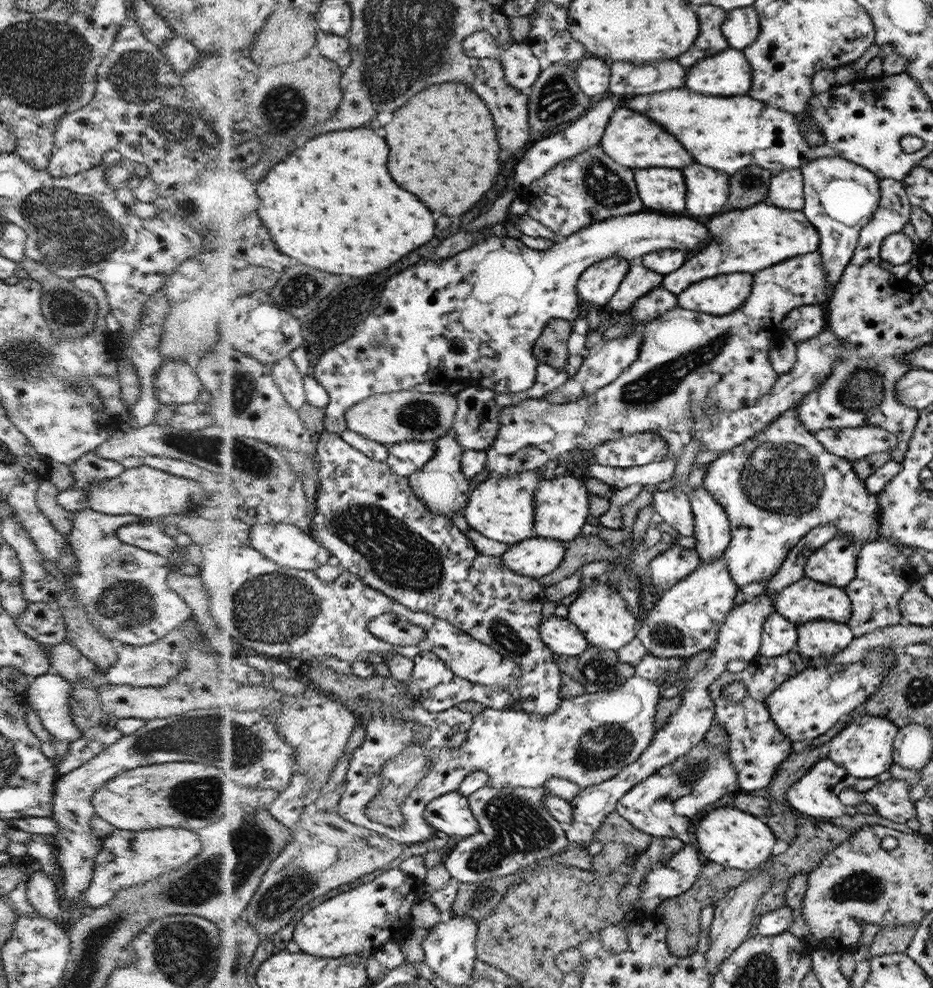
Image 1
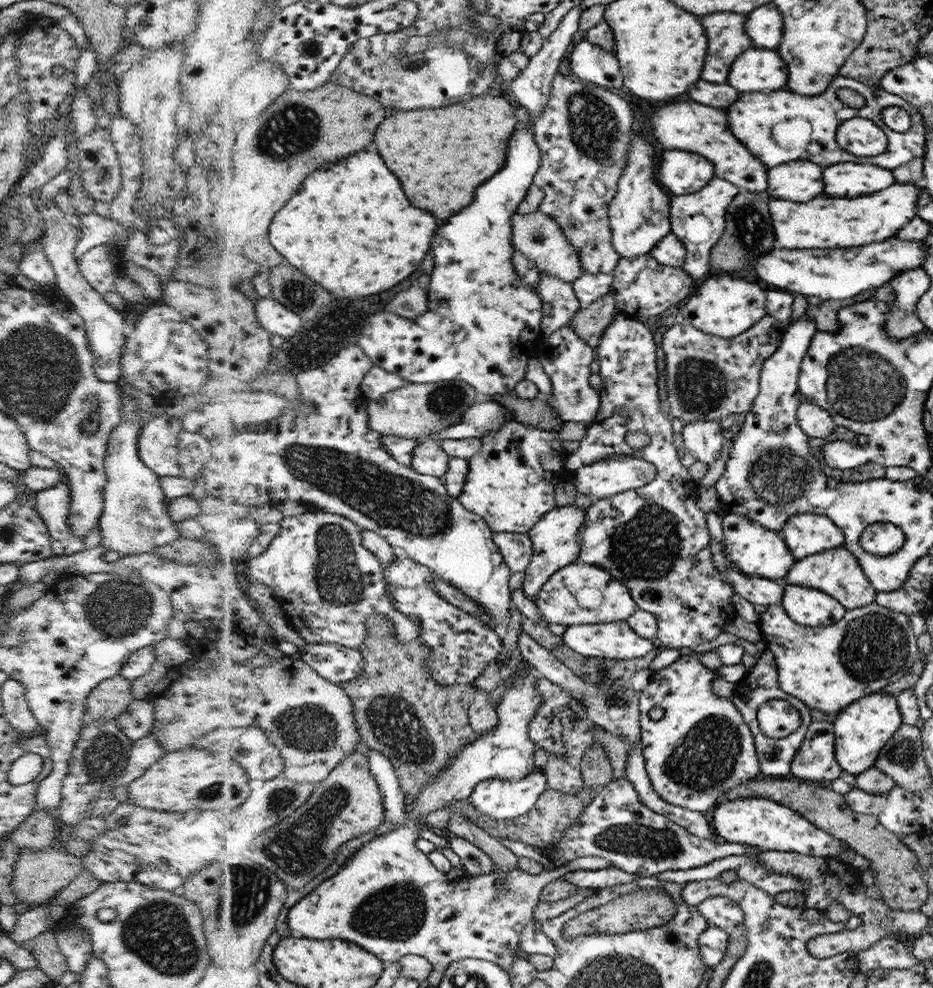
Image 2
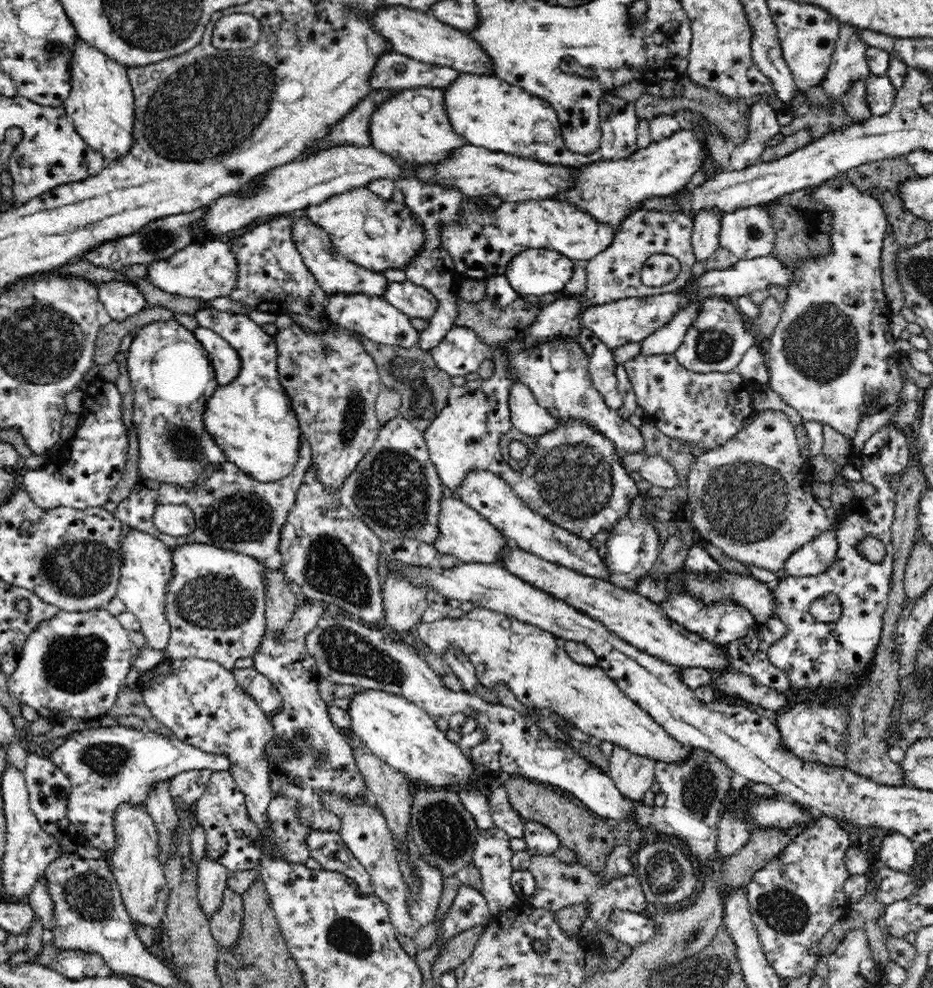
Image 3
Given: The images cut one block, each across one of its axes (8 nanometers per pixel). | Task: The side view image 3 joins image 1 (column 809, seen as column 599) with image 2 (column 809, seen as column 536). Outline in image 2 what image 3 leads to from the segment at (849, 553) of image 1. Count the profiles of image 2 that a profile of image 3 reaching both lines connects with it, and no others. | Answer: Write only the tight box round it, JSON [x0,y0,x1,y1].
[781,512,845,561]

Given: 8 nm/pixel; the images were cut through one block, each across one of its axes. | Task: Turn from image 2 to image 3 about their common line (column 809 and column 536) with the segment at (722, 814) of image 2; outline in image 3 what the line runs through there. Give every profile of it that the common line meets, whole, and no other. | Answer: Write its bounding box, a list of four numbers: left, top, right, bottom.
[523,820,561,856]

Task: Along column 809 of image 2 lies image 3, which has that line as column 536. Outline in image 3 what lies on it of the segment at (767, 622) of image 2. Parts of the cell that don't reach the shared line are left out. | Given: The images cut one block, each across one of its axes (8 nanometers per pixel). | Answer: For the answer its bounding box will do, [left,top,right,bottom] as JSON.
[418,607,692,764]

